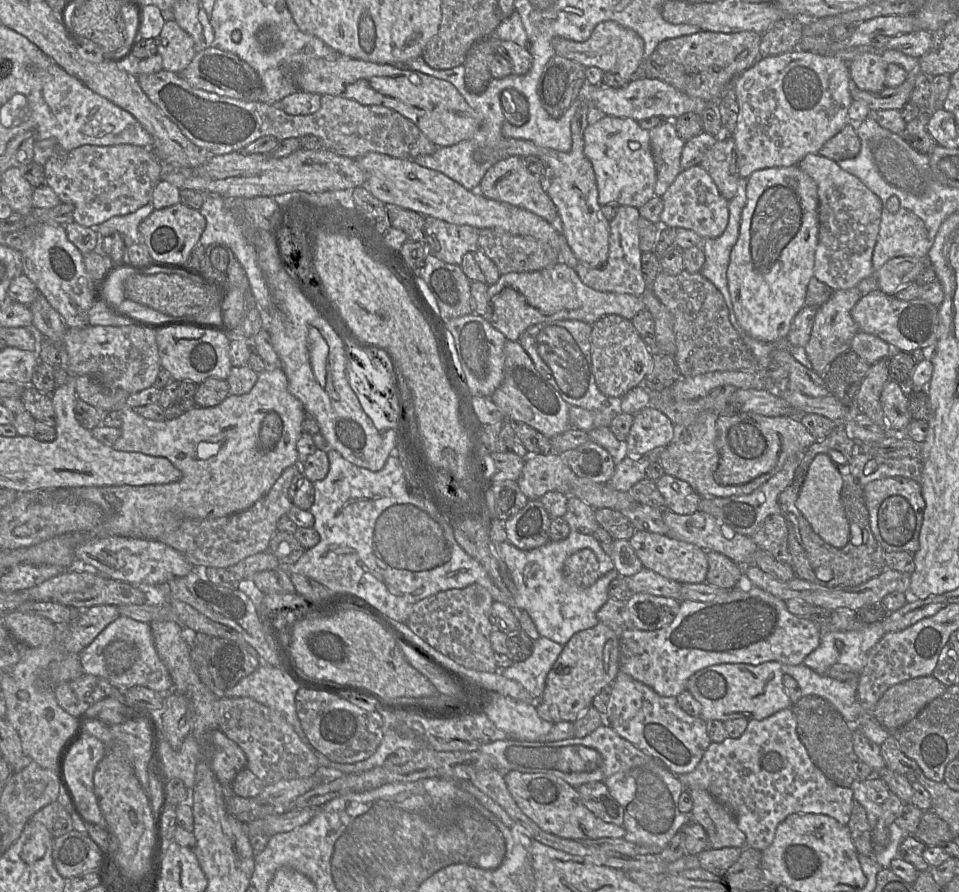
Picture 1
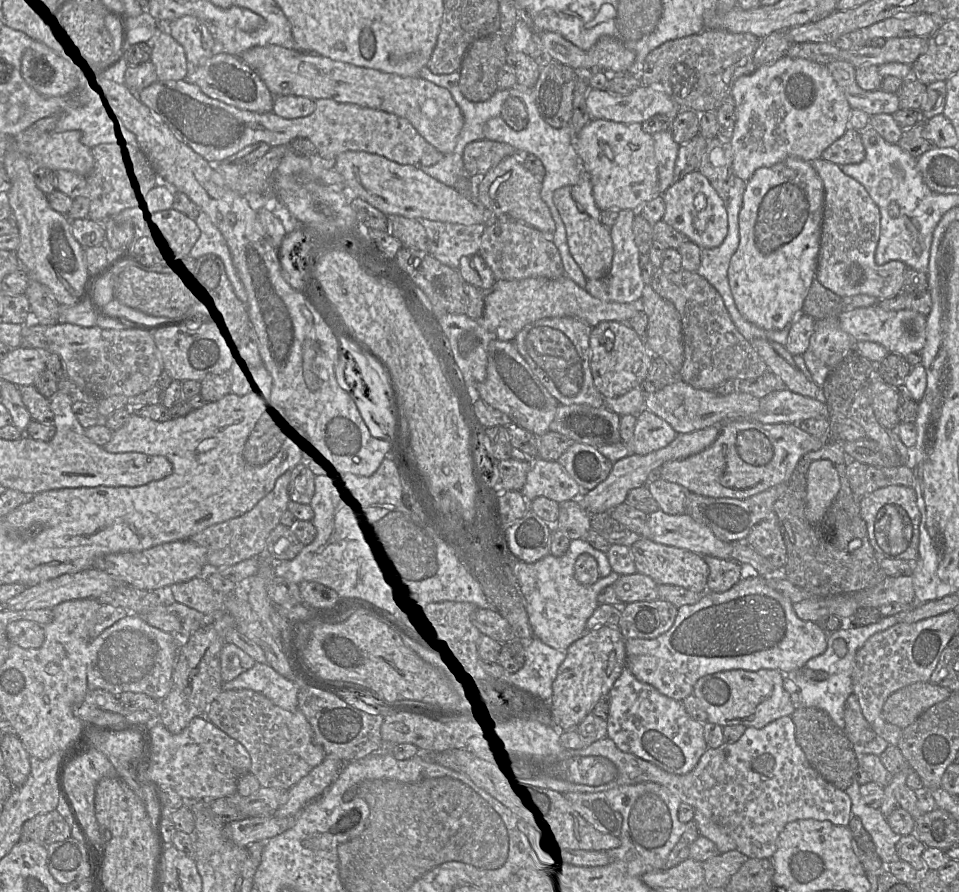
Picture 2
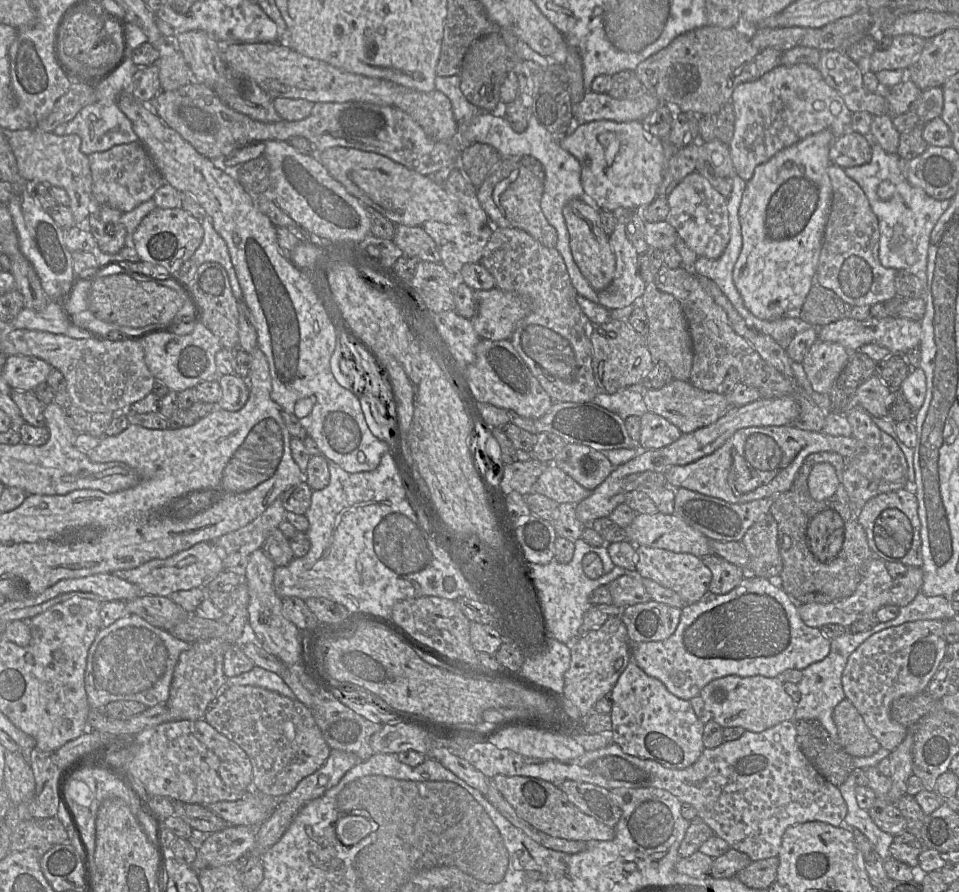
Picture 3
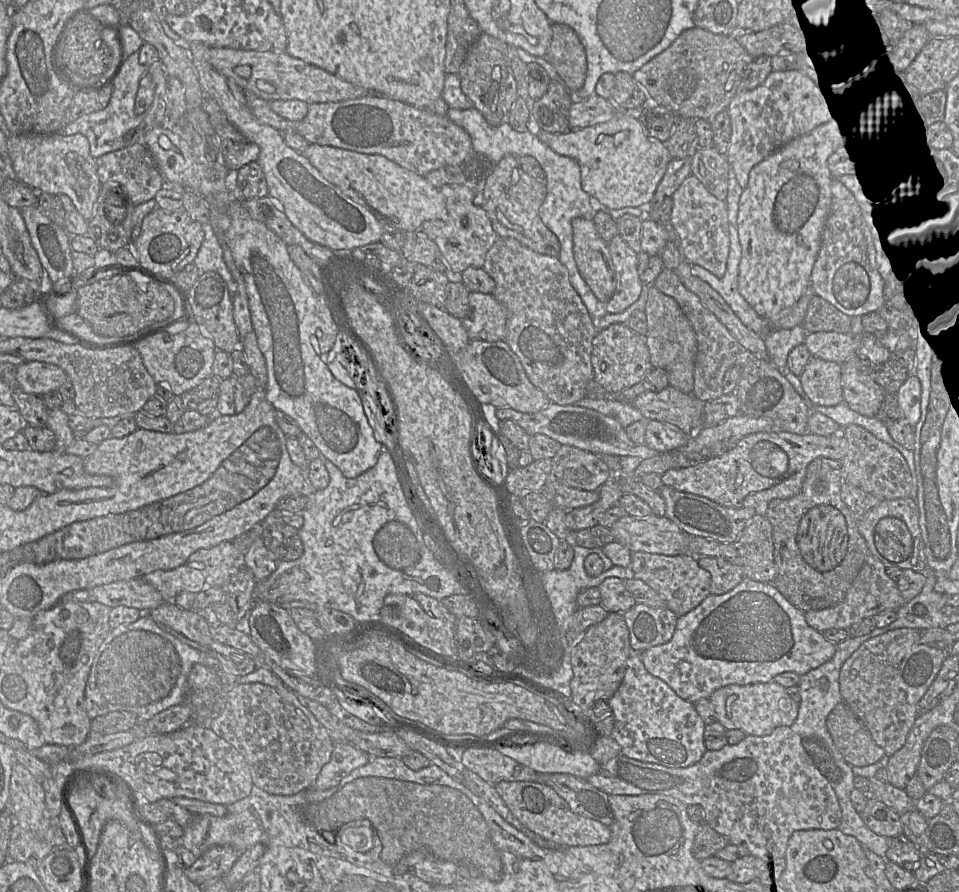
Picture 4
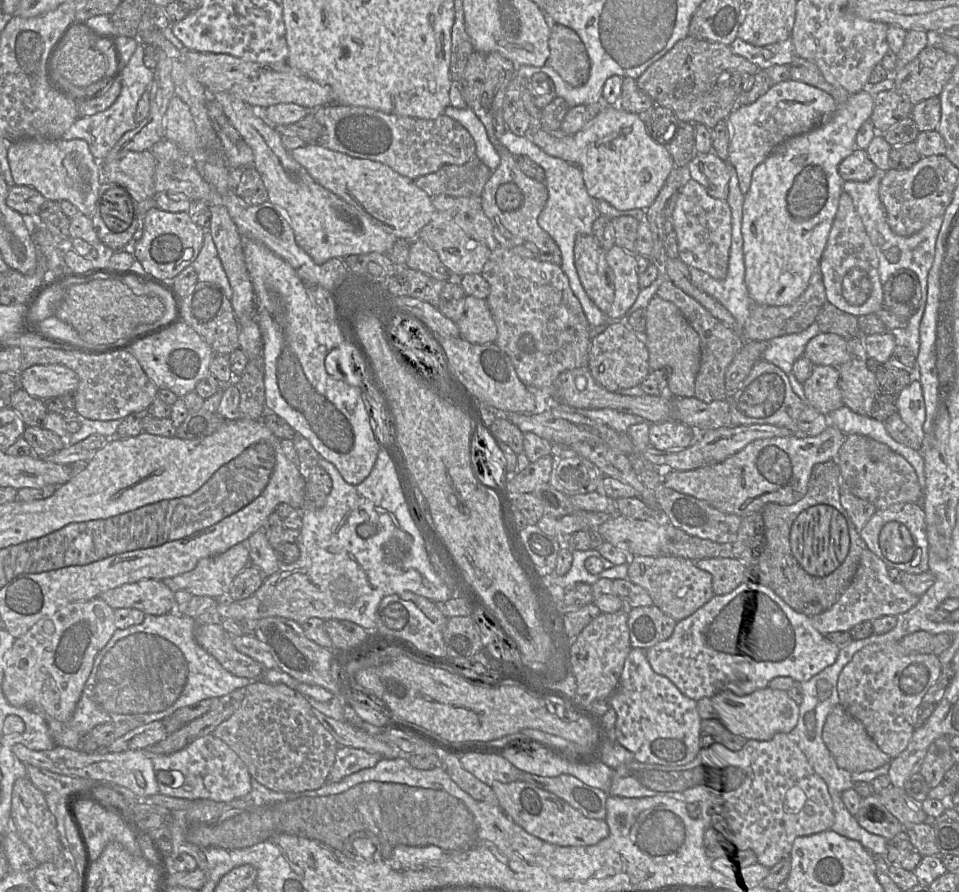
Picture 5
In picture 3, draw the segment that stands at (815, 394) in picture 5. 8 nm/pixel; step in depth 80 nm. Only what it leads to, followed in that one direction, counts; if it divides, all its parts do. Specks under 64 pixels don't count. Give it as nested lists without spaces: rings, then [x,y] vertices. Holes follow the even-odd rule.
[[[817,339],[802,362],[813,391],[828,395],[849,356],[842,345]]]

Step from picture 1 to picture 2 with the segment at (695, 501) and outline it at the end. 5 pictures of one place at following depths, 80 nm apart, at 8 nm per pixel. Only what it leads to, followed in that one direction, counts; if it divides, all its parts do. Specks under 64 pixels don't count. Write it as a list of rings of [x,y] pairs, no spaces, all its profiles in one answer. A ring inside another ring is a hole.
[[[664,479],[645,485],[662,511],[670,515],[686,514],[685,500],[689,492],[686,488]]]

